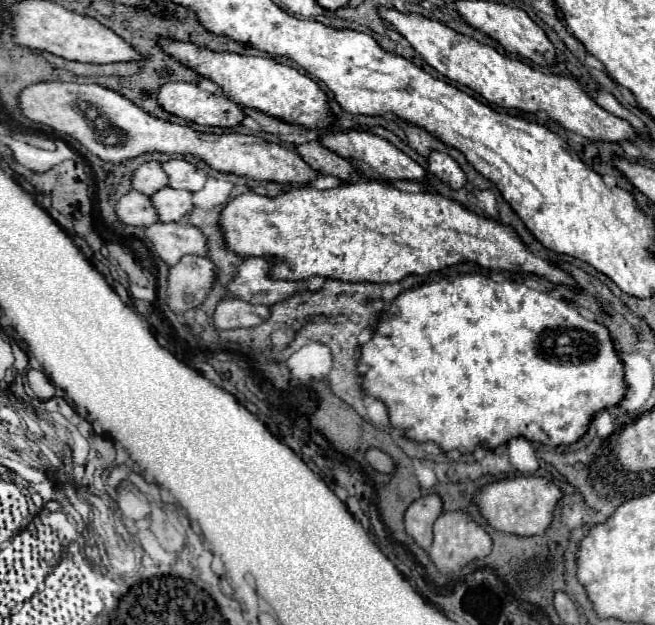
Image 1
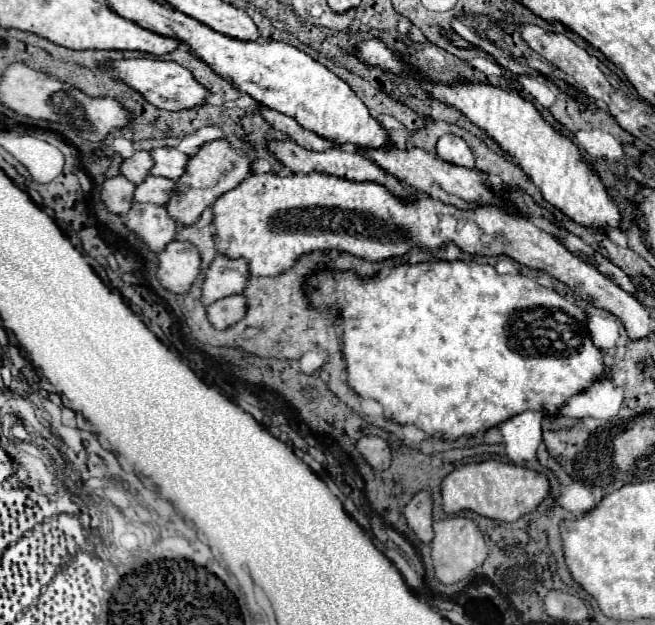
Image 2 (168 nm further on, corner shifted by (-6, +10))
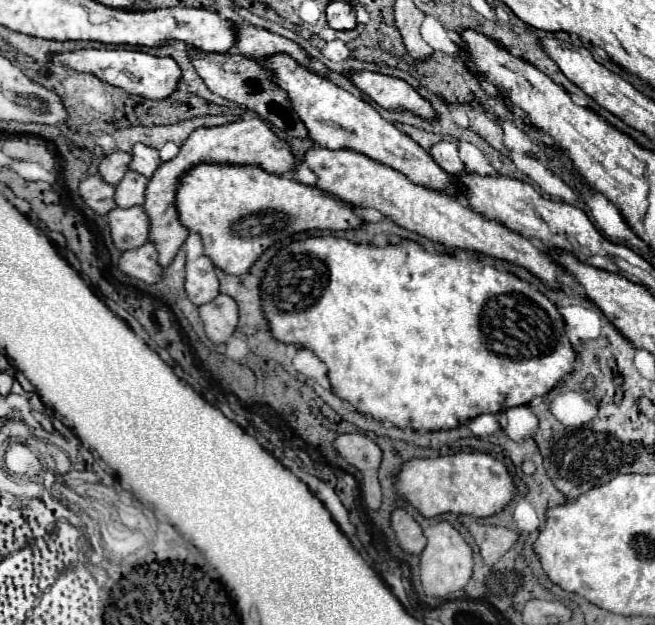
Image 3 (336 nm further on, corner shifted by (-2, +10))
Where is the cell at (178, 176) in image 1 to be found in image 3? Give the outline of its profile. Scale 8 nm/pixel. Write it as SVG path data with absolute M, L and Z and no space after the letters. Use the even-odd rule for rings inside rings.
M135 144L133 152L131 152L133 160L129 162L129 170L139 172L145 178L151 178L153 172L159 168L161 160L159 160L159 152L153 148L147 148L145 144Z

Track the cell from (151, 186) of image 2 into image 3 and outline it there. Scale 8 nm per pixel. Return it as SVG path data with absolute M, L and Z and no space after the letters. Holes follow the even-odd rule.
M127 172L123 180L115 186L115 202L119 208L131 208L143 204L143 192L147 186L147 178L137 172Z

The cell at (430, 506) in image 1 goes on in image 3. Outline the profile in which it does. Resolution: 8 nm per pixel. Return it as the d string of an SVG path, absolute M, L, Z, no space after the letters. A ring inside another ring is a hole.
M393 510L391 528L395 530L397 544L403 552L407 552L407 554L421 554L423 552L423 548L425 548L423 530L405 510Z

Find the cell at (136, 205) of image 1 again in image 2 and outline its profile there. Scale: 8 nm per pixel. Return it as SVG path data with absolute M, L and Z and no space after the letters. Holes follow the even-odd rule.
M115 176L115 178L107 178L103 182L103 202L105 206L123 216L129 212L129 208L133 206L133 192L135 192L135 184L129 182L125 176Z

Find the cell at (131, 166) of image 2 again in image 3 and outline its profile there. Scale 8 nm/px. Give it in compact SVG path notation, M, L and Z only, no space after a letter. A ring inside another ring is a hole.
M113 152L113 154L107 154L101 162L99 162L99 176L107 182L107 184L117 184L125 170L127 170L127 164L131 162L131 154L127 152Z

